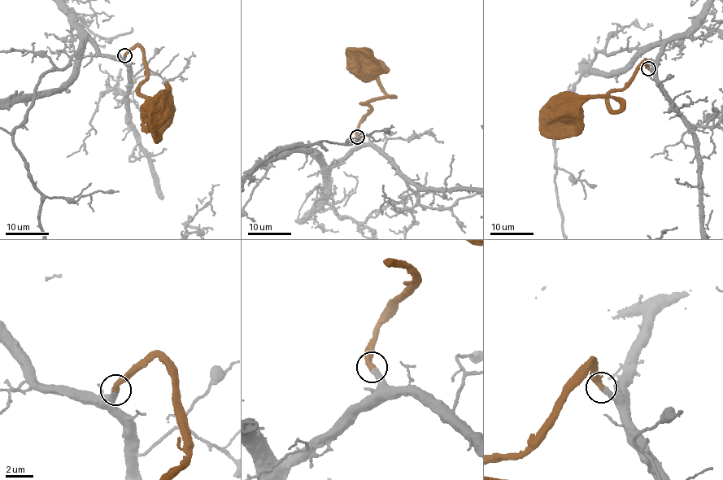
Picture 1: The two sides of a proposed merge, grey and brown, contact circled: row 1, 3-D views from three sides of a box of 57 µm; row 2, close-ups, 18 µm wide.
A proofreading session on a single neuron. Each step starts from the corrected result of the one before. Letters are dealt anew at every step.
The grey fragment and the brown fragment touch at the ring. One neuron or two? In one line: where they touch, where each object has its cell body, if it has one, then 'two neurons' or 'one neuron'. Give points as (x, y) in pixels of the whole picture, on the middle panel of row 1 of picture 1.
(357, 137) | grey none | brown (359, 60) | one neuron

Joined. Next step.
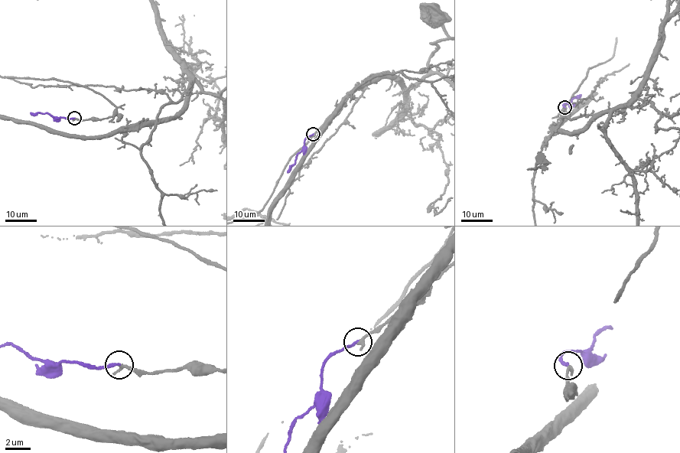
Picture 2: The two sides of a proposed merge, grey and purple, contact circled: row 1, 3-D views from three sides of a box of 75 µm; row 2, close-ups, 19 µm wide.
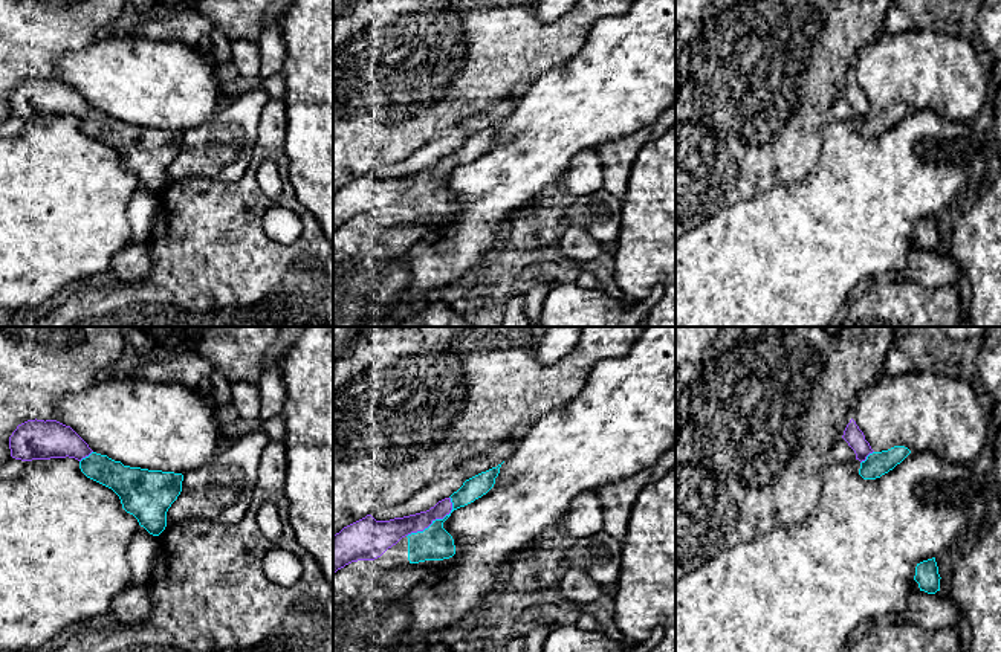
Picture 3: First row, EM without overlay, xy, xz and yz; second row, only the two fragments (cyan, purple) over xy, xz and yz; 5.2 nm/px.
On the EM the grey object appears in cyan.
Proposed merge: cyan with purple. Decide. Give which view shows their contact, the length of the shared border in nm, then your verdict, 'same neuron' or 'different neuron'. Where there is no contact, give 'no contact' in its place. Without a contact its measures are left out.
xz | 320 nm | same neuron

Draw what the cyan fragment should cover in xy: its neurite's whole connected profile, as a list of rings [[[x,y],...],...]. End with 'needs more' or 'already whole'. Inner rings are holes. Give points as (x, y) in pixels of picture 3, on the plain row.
[[[28,78],[9,95],[11,115],[21,119],[75,116],[81,130],[112,147],[122,166],[150,192],[167,185],[167,169],[182,150],[182,131],[124,124],[93,110],[70,86],[57,78]]]; needs more

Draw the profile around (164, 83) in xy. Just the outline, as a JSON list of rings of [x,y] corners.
[[[141,34],[99,37],[57,63],[53,78],[70,84],[89,105],[124,124],[185,131],[205,124],[229,96],[228,81],[220,81],[206,52],[196,50],[188,35],[147,38]]]

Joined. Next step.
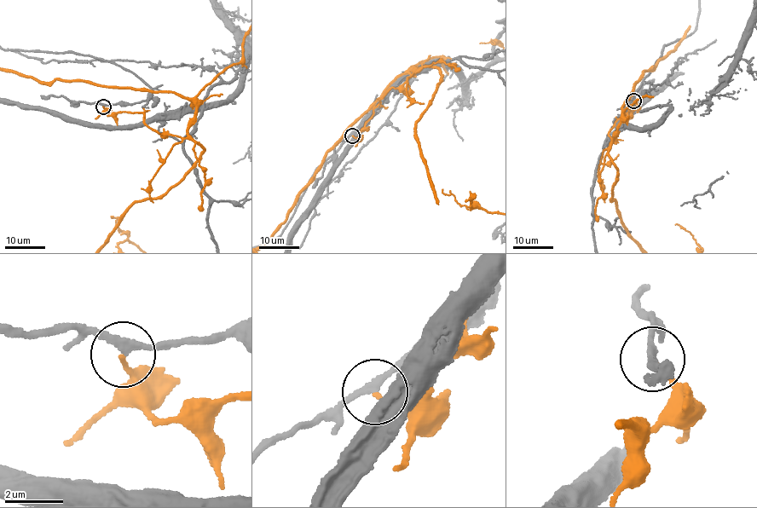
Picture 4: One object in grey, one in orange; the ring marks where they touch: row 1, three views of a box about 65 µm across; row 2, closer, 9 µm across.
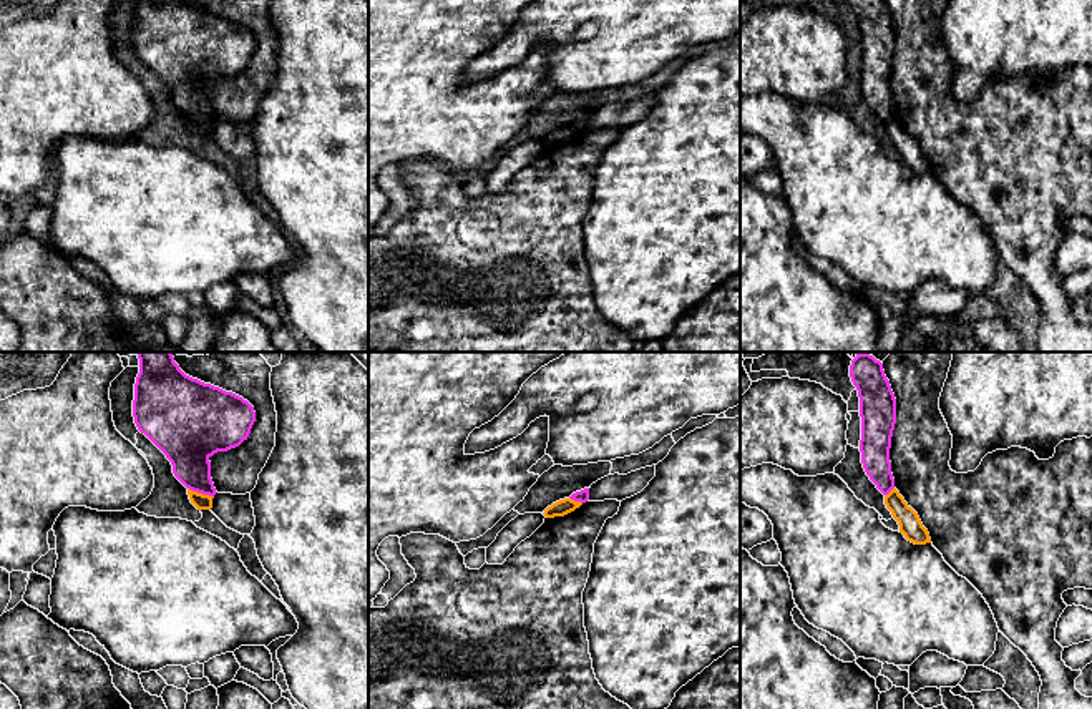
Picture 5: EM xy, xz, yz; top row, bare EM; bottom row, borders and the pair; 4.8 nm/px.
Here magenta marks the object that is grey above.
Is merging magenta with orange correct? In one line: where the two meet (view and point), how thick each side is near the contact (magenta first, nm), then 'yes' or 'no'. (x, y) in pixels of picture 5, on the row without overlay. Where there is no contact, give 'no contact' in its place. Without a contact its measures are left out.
xy (201, 120) | 260/80 nm | no

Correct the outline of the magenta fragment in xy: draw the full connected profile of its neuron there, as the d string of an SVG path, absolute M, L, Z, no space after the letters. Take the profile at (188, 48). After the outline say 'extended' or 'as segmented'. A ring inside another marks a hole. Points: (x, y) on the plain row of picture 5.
M139 0L133 45L171 90L174 105L209 125L217 121L209 86L239 75L256 50L247 28L184 0Z; as segmented

